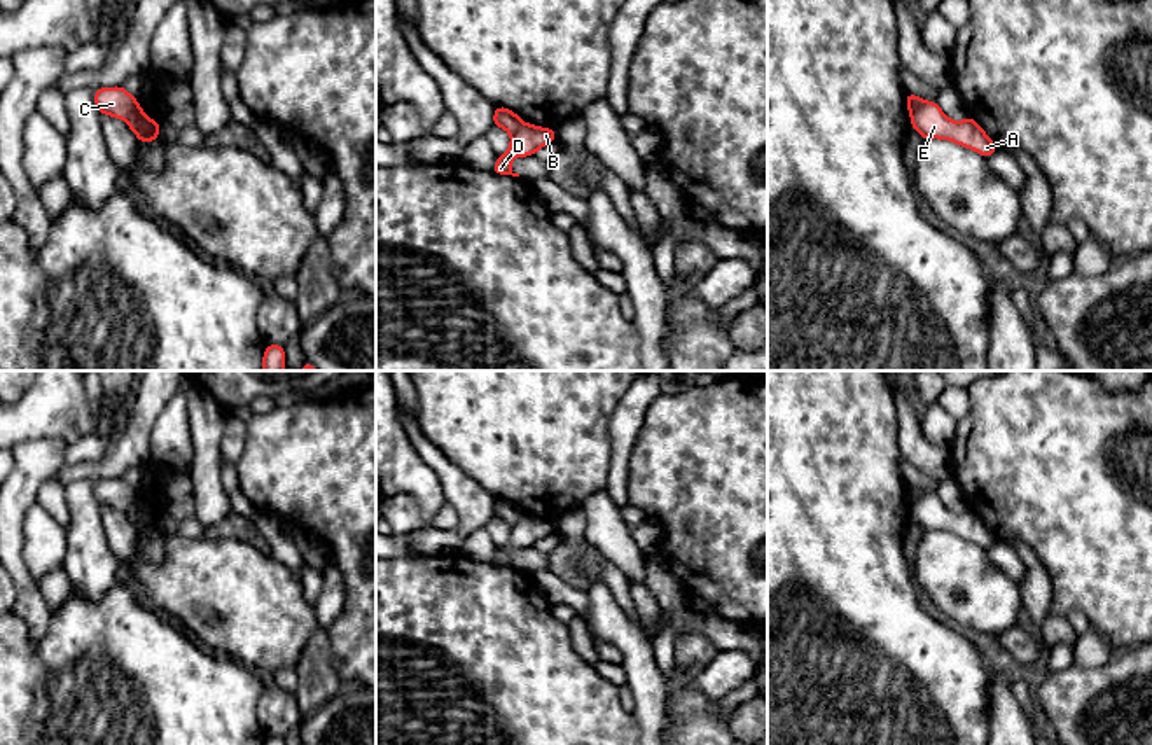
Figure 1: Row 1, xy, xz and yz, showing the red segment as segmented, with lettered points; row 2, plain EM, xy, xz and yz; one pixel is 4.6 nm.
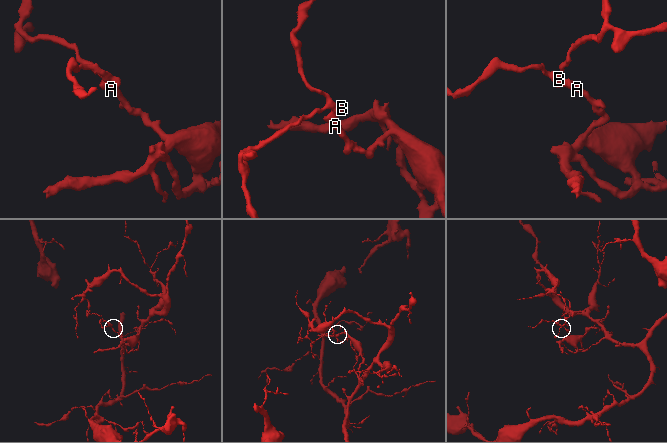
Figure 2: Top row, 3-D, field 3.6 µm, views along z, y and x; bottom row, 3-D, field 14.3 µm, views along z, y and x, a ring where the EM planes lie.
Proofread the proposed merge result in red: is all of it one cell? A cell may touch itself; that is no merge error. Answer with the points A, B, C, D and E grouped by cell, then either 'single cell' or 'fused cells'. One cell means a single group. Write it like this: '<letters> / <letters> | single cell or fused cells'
A B D E / C | fused cells

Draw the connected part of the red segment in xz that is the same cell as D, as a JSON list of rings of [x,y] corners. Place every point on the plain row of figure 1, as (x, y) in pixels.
[[[523,516],[510,530],[510,539],[503,547],[496,549],[493,565],[519,568],[510,561],[512,549],[535,547],[535,544],[556,532],[556,521]]]

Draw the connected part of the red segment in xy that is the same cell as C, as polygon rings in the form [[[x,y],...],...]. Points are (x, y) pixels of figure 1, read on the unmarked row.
[[[122,477],[98,479],[94,484],[94,495],[100,505],[107,505],[124,512],[138,498],[138,491],[131,488]]]

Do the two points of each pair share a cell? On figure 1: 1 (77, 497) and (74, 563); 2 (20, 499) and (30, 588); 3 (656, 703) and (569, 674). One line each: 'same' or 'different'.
1: same
2: same
3: different

